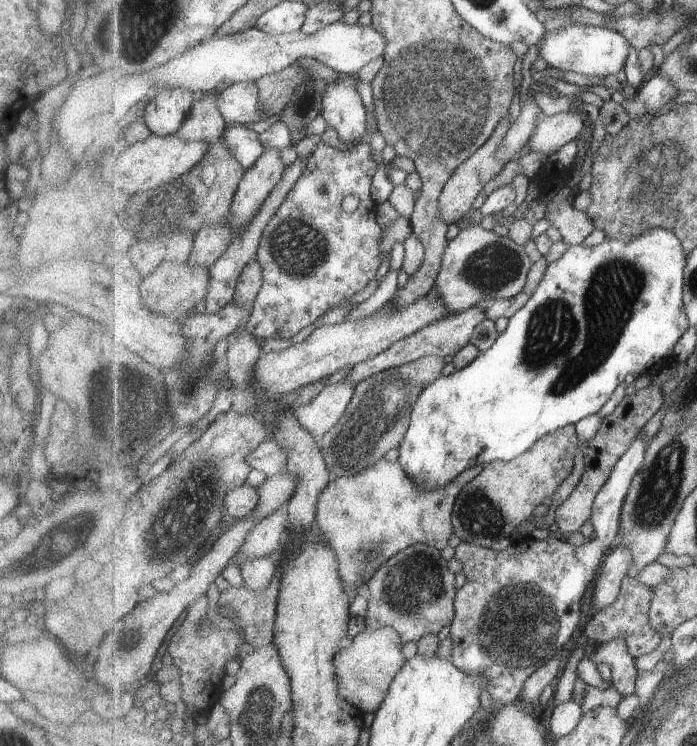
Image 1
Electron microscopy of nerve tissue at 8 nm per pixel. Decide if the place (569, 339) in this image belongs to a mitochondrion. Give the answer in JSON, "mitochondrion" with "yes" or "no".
{"mitochondrion":"yes"}

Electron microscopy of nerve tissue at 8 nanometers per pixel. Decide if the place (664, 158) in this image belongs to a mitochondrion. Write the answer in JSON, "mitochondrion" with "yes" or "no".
{"mitochondrion":"yes"}

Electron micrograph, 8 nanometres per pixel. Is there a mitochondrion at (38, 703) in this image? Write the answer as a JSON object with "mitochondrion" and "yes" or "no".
{"mitochondrion":"no"}

